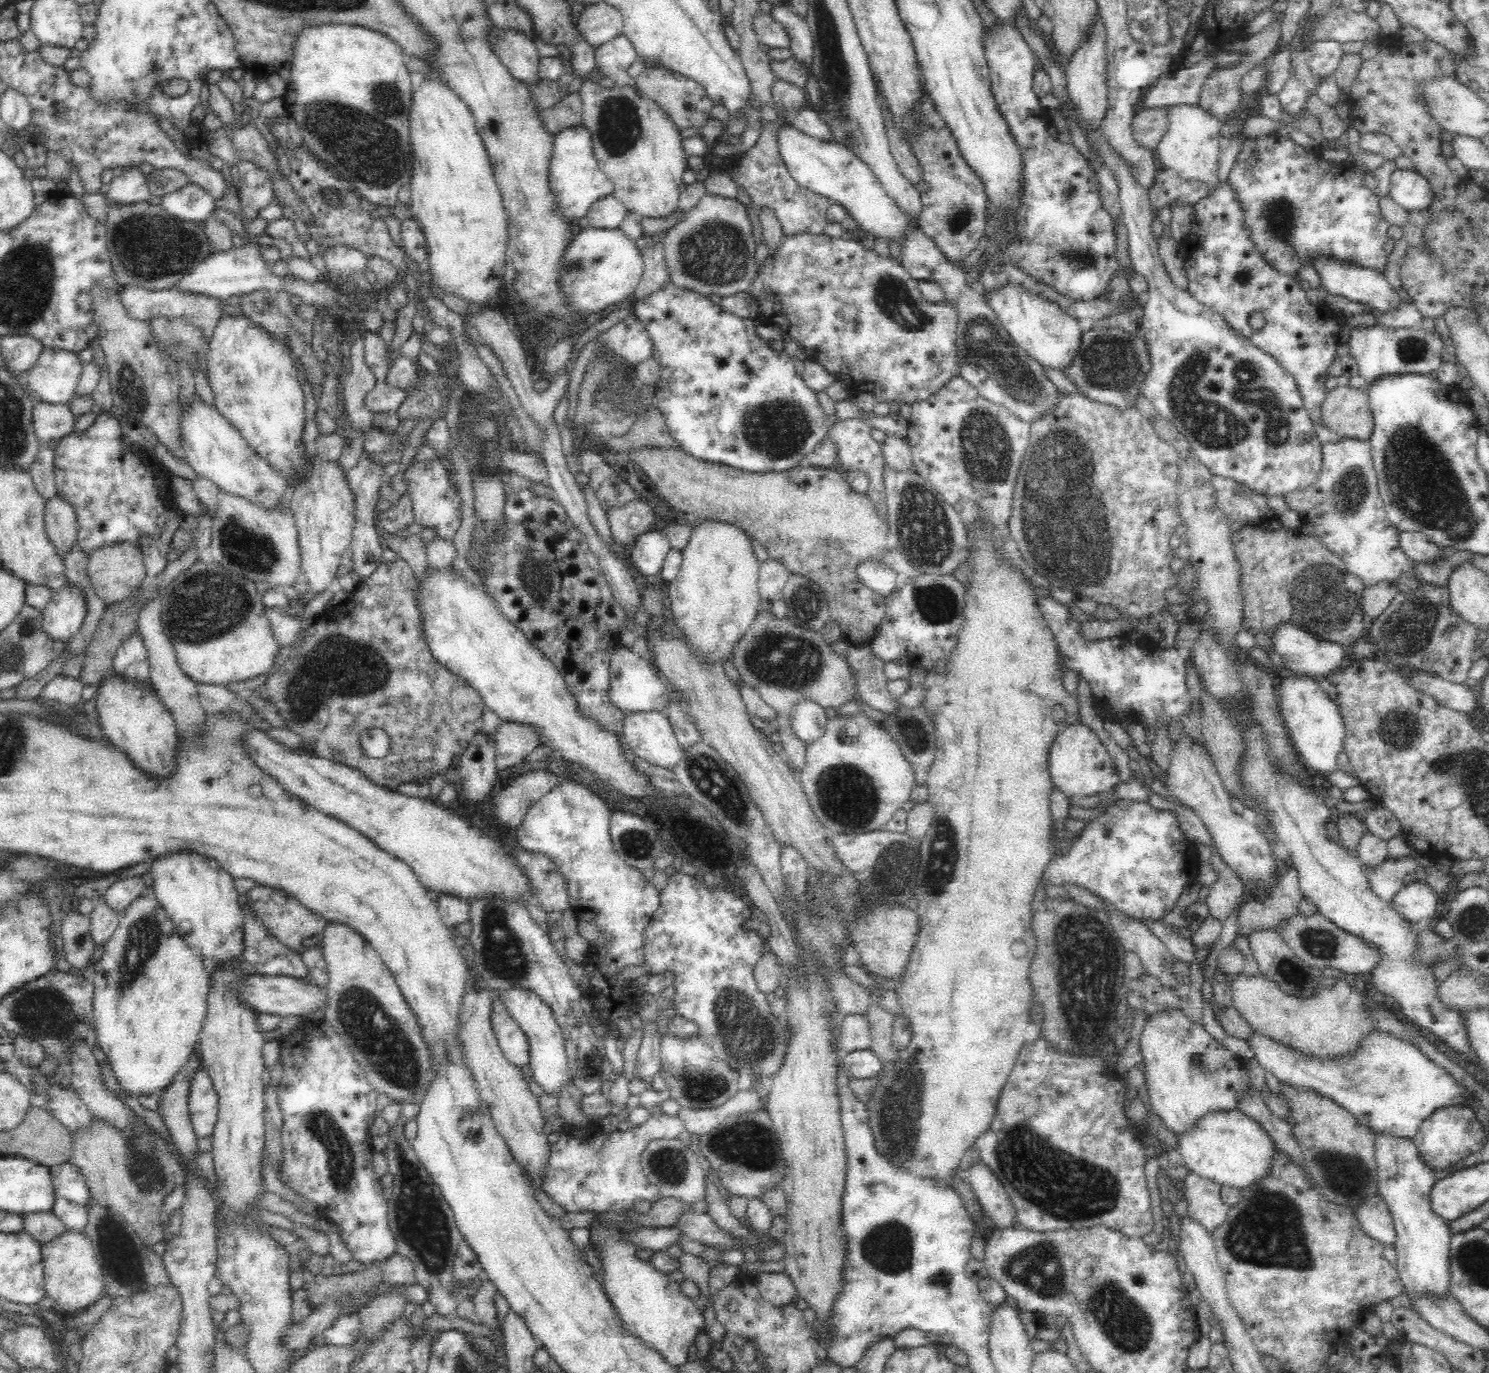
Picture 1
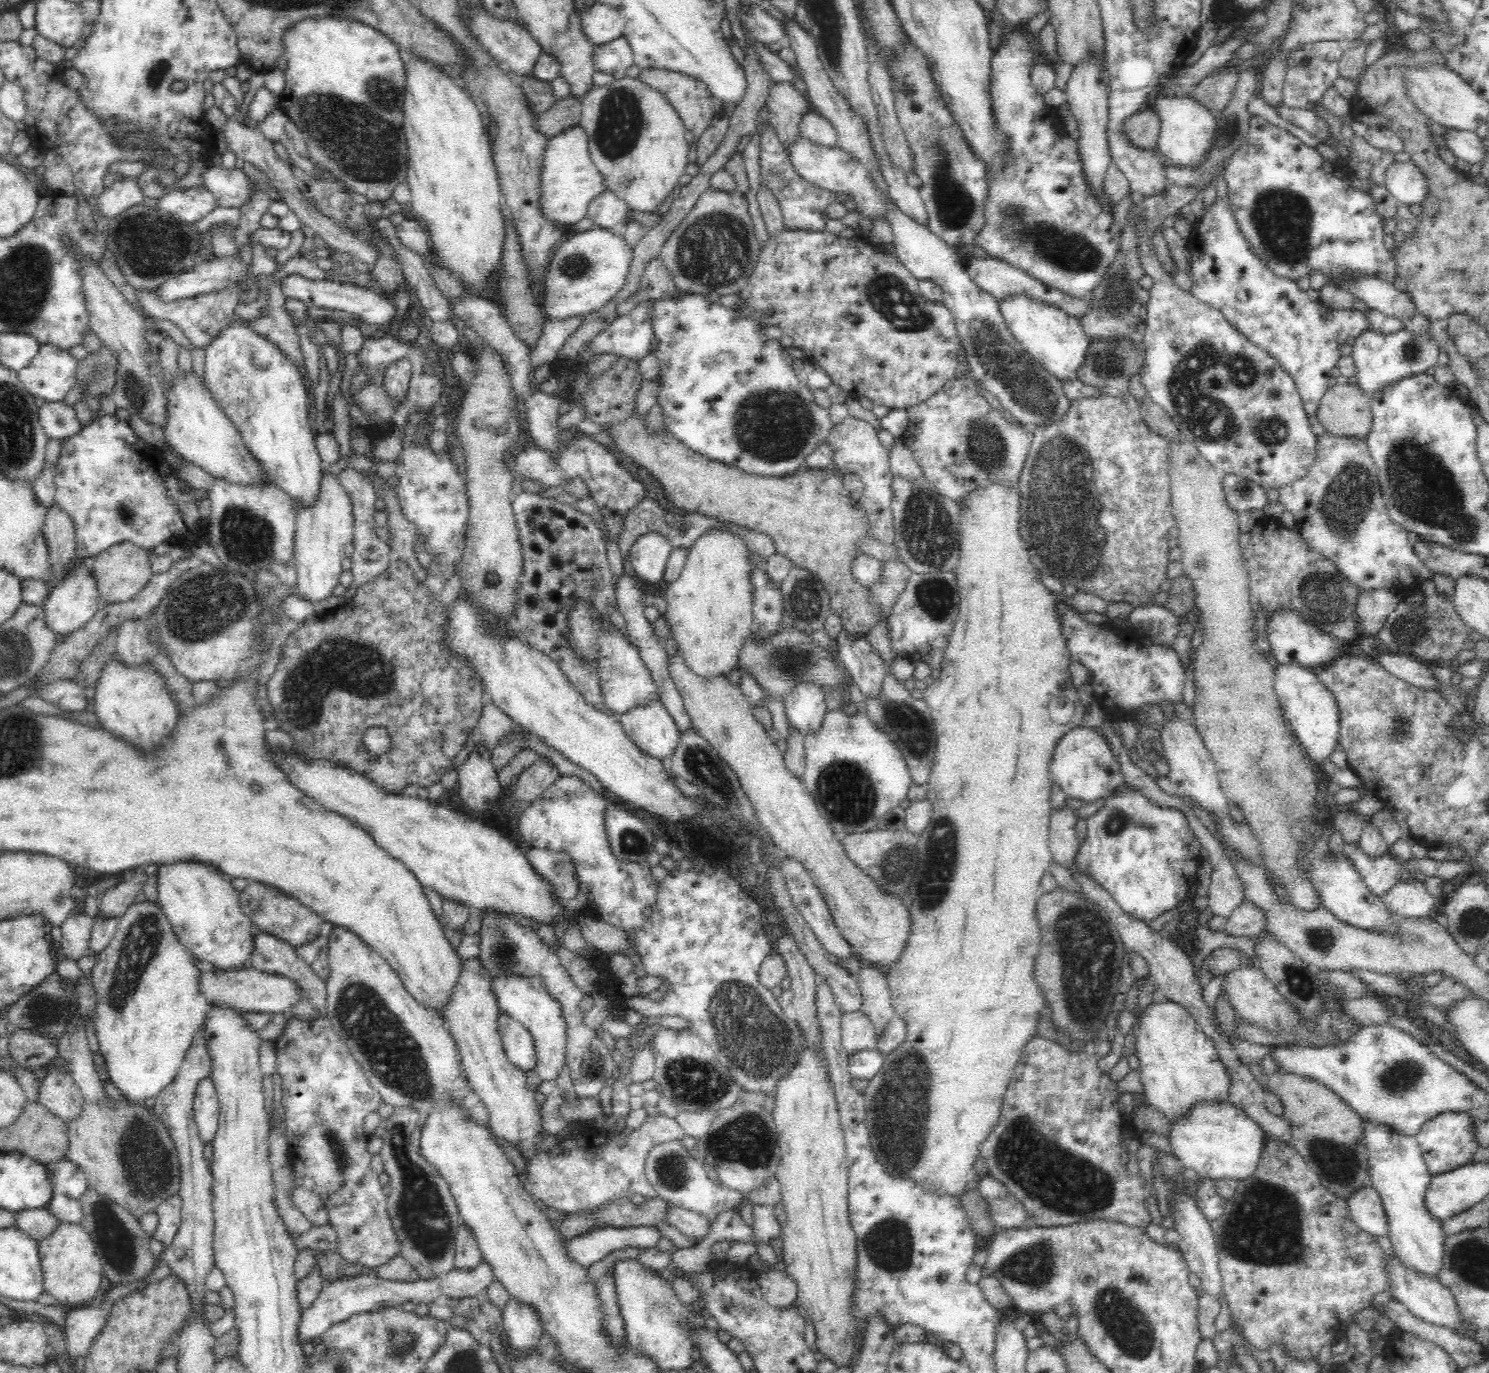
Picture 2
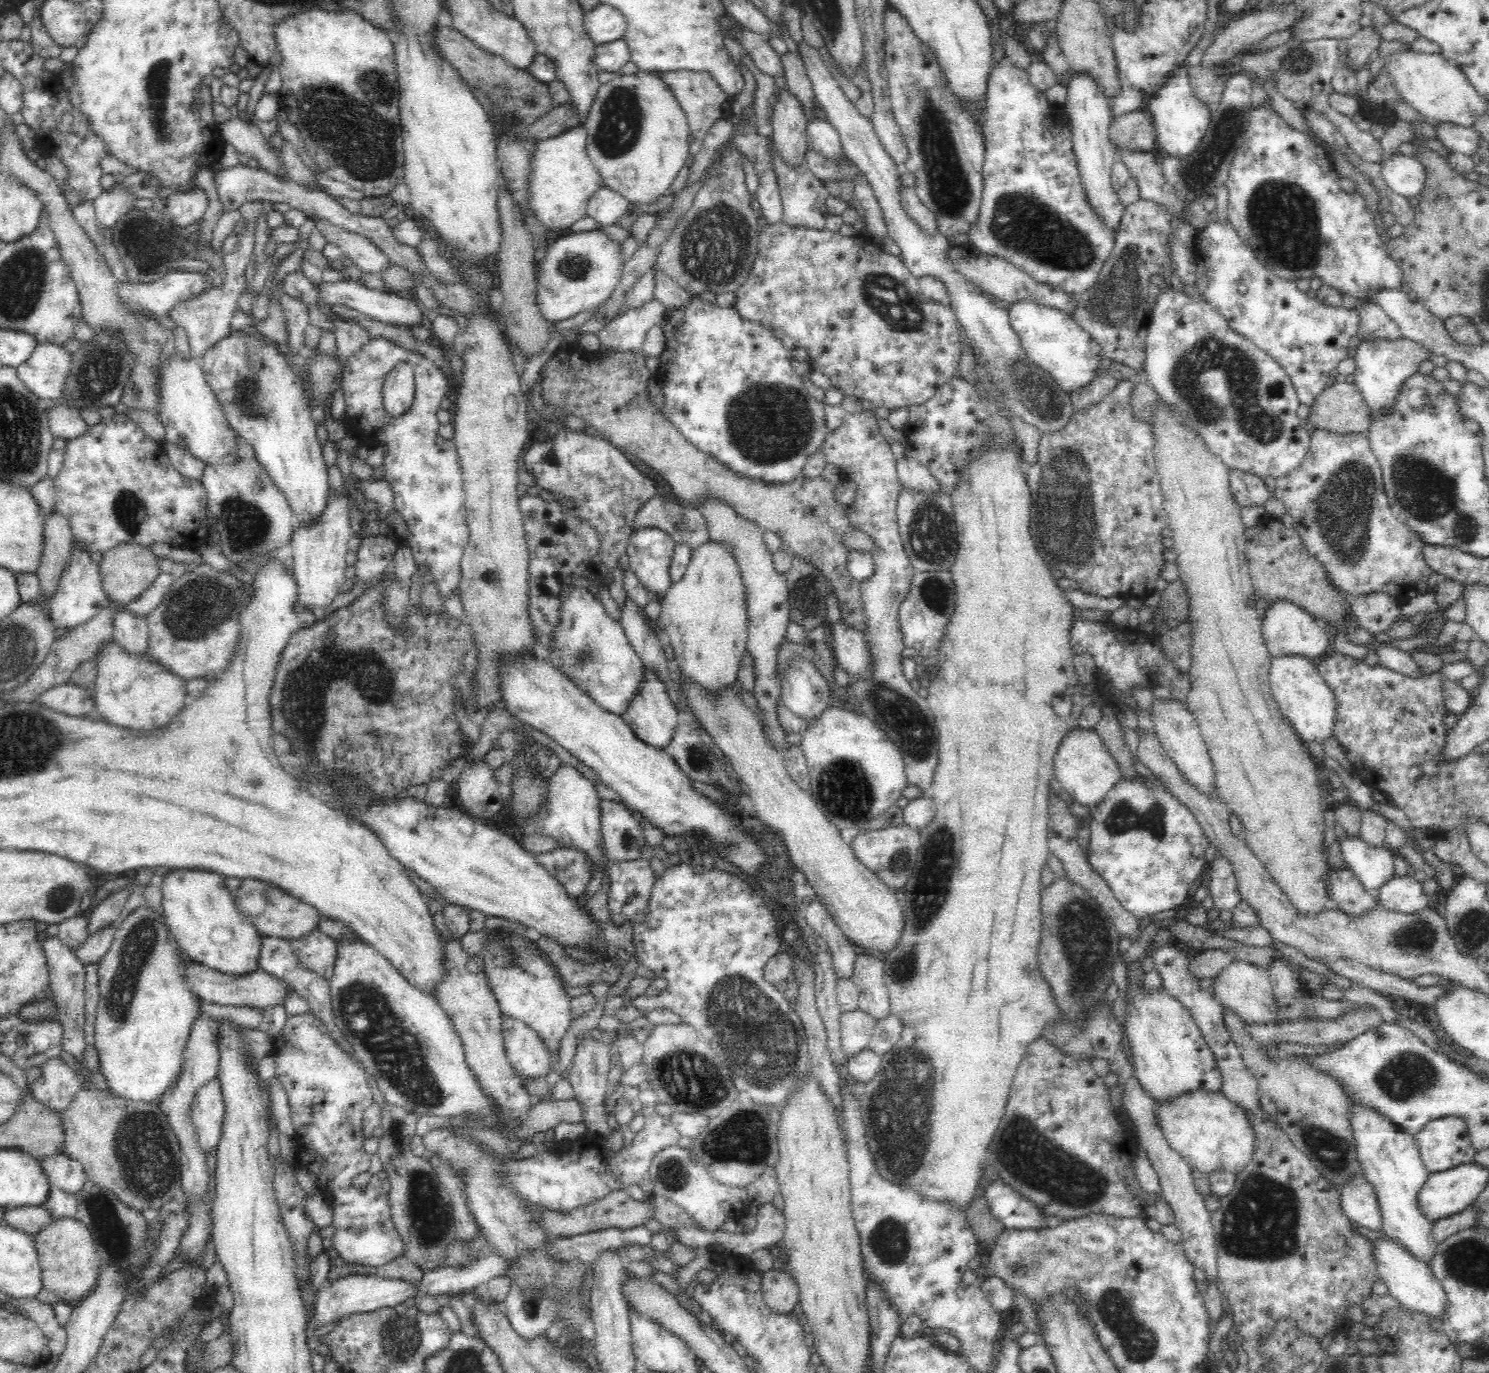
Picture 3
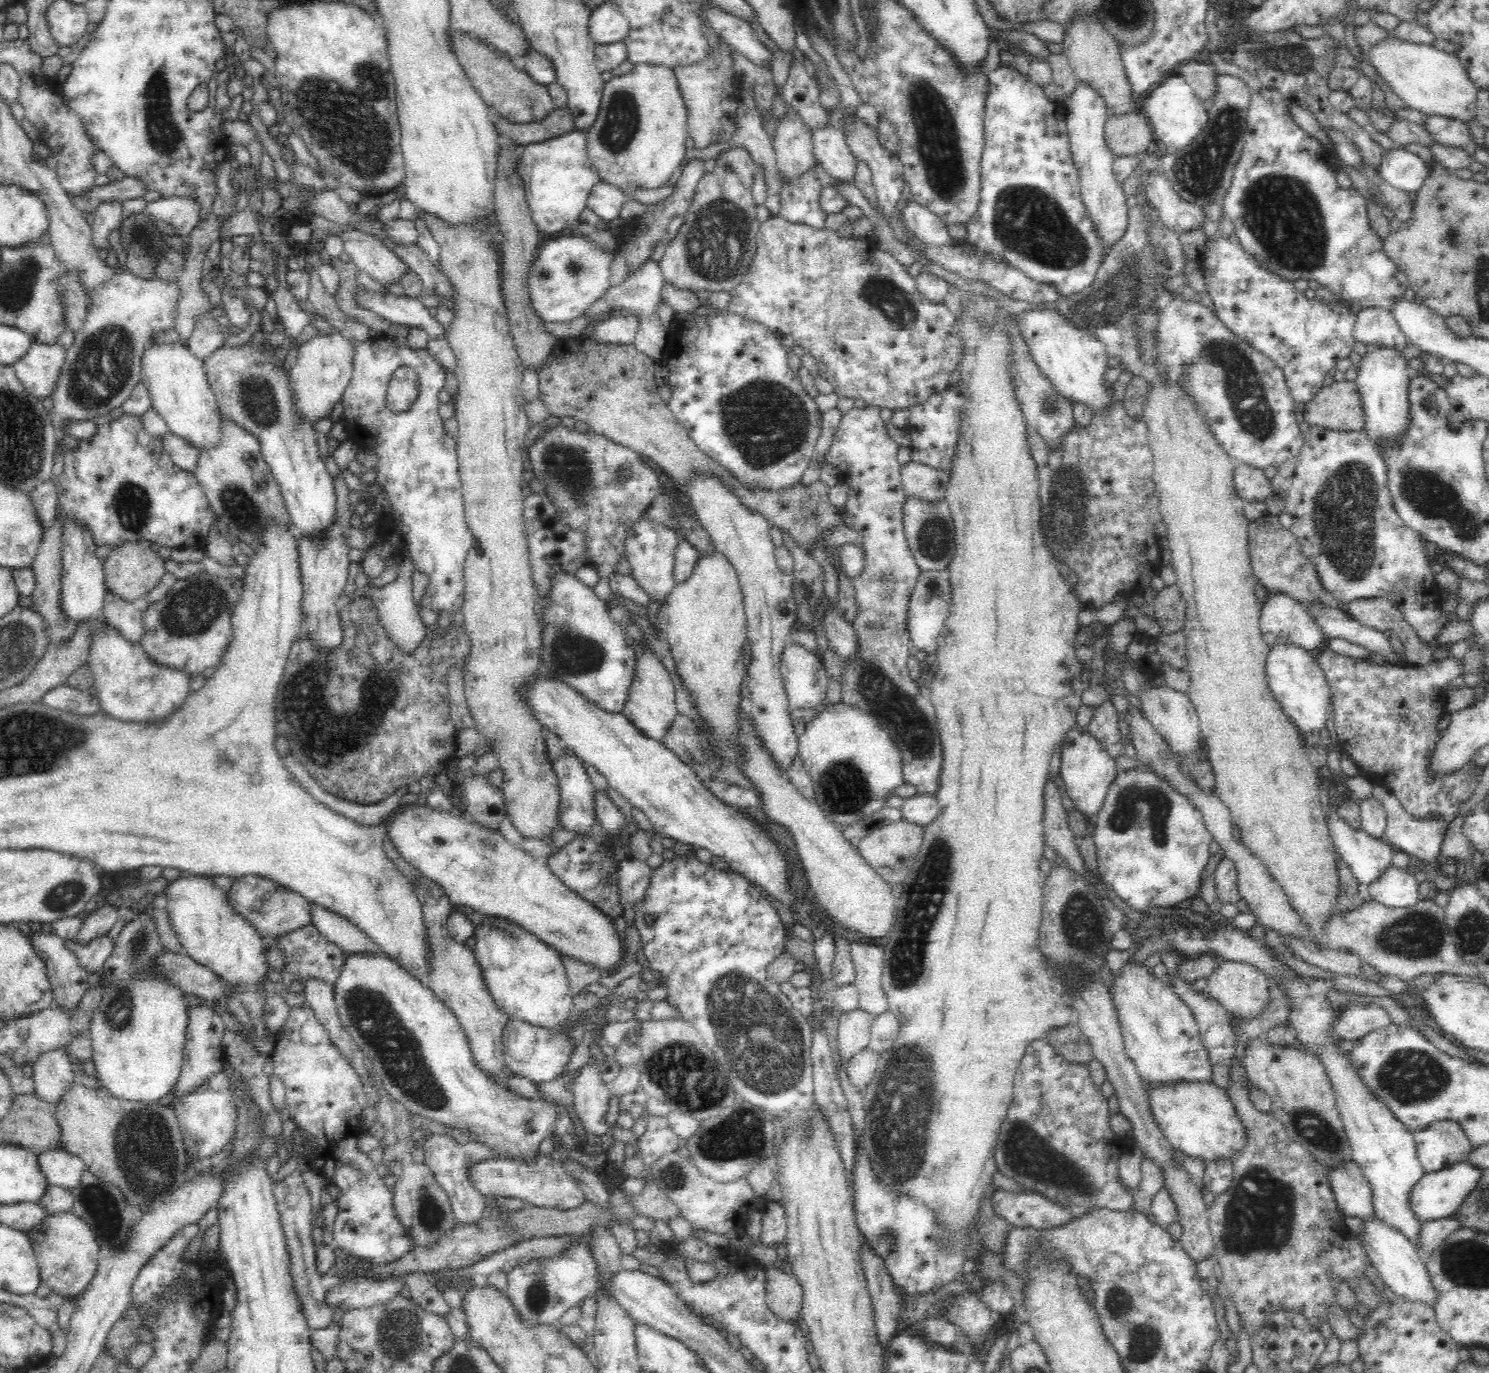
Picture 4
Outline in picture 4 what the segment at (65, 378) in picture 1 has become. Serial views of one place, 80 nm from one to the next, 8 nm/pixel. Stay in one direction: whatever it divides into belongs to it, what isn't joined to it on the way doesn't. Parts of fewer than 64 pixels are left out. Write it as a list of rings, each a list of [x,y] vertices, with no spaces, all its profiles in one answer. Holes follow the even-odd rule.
[[[32,343],[28,352],[13,364],[18,380],[32,396],[42,400],[51,397],[58,386],[58,377],[66,358],[66,349],[56,344]]]

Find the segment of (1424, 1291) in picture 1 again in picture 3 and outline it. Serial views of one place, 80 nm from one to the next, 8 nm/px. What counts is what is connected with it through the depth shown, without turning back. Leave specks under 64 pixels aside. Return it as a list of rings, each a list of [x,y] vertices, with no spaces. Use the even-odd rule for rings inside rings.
[[[1354,1101],[1350,1105],[1349,1121],[1356,1139],[1356,1152],[1366,1180],[1374,1187],[1382,1214],[1384,1235],[1429,1266],[1434,1254],[1438,1252],[1438,1243],[1434,1239],[1434,1222],[1422,1213],[1418,1204],[1418,1193],[1430,1172],[1424,1166],[1415,1137],[1372,1109]]]

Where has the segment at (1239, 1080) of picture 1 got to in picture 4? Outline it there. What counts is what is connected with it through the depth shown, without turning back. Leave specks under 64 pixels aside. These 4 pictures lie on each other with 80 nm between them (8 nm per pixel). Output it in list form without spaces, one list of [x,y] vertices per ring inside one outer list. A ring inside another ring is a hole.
[[[1129,960],[1114,979],[1111,997],[1127,1055],[1145,1086],[1175,1085],[1182,1081],[1213,1083],[1212,1063],[1193,1013],[1174,993],[1170,983],[1156,979],[1144,963]]]

